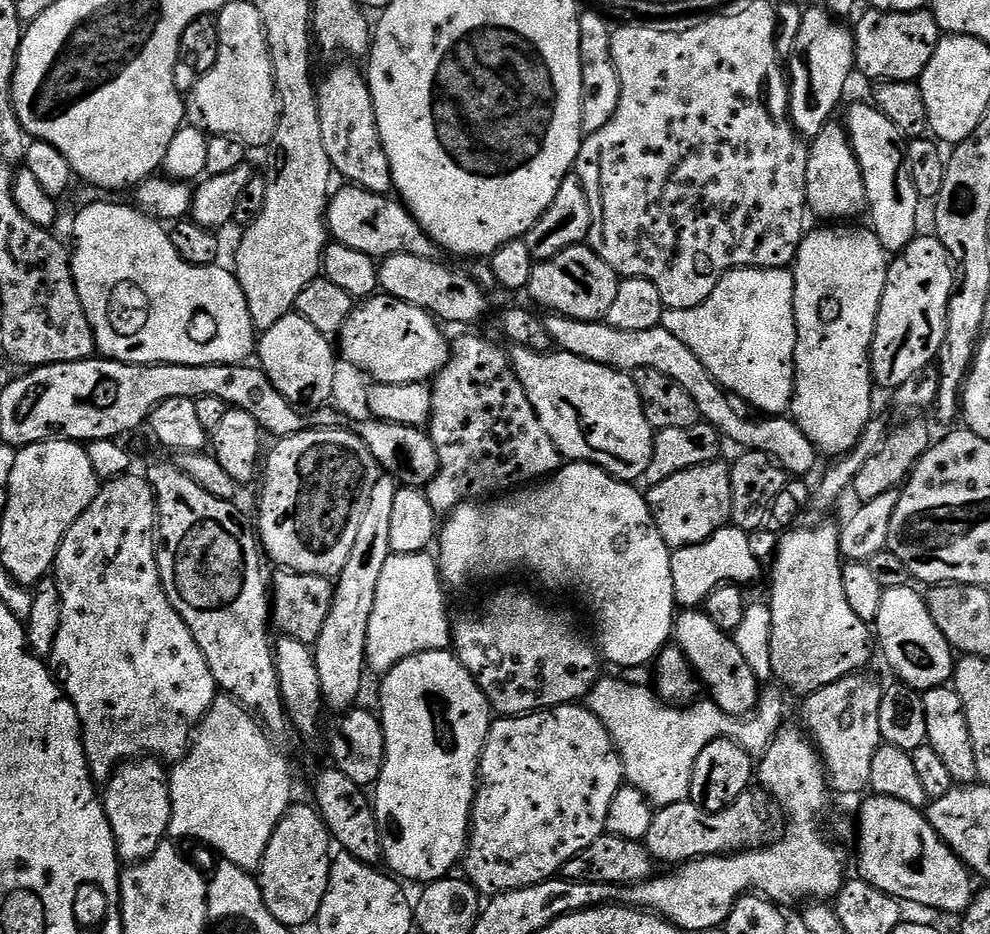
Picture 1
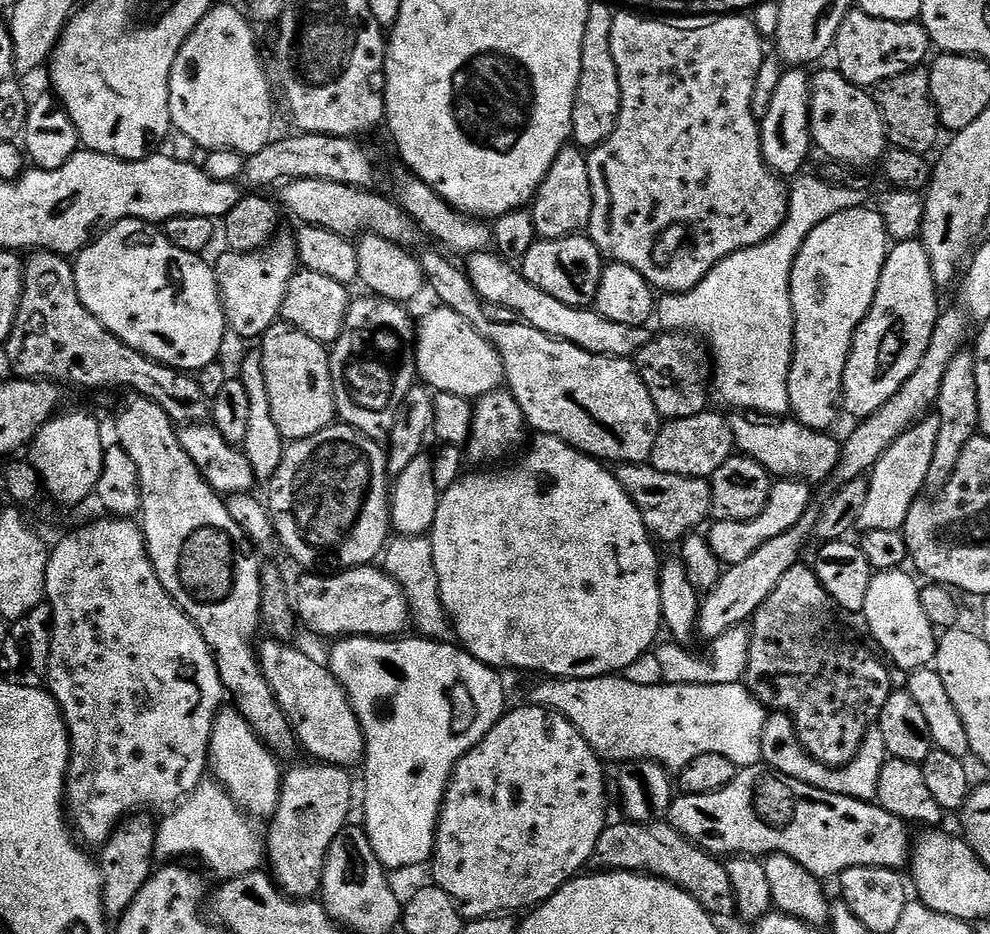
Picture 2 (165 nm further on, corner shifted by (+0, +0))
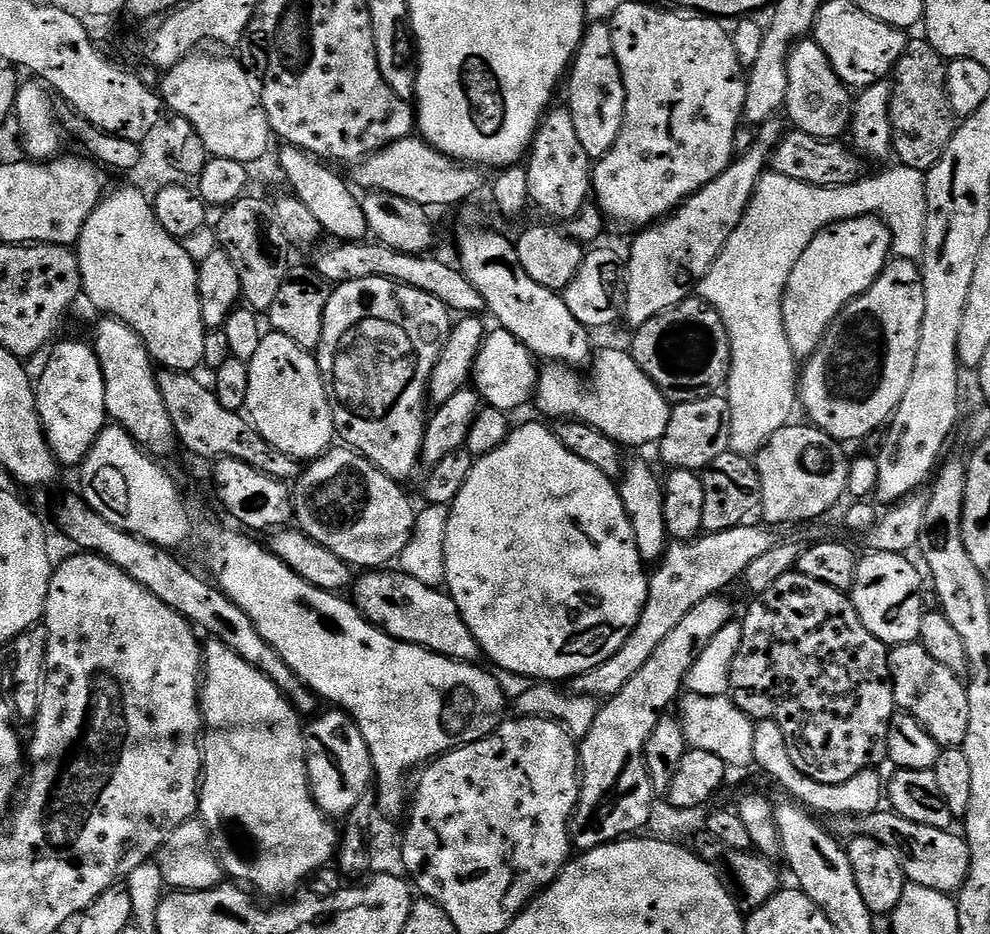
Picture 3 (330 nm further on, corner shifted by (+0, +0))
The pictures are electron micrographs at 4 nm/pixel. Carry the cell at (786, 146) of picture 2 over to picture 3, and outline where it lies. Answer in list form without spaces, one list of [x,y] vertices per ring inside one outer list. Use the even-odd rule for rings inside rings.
[[[773,118],[759,125],[757,132],[760,133],[757,134],[756,141],[749,146],[748,153],[744,157],[741,155],[733,159],[730,167],[722,174],[718,174],[714,182],[702,186],[702,190],[698,190],[691,198],[684,201],[671,216],[643,229],[637,235],[640,237],[633,242],[628,256],[626,252],[626,287],[622,313],[623,319],[625,321],[628,319],[633,329],[641,328],[643,324],[650,322],[650,318],[661,316],[666,310],[689,299],[694,292],[693,285],[706,275],[710,266],[714,266],[718,254],[722,254],[726,242],[730,242],[730,234],[734,234],[738,222],[742,222],[750,198],[769,167],[772,151],[778,146],[782,135],[782,127],[780,128],[778,121],[779,119]]]

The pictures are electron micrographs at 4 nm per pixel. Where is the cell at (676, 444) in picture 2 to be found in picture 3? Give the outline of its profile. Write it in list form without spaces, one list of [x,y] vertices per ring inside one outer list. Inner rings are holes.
[[[724,394],[707,396],[698,402],[673,407],[666,434],[660,439],[658,451],[669,469],[681,468],[700,474],[730,448],[730,406]]]

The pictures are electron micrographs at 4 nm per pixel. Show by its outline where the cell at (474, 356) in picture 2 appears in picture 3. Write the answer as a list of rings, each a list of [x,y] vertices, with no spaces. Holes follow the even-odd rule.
[[[497,327],[495,331],[489,331],[485,335],[484,345],[476,358],[474,388],[487,407],[512,414],[515,413],[515,408],[520,408],[527,400],[529,403],[533,399],[538,379],[538,364],[528,348],[522,346],[518,338],[514,338],[514,334],[502,327]]]

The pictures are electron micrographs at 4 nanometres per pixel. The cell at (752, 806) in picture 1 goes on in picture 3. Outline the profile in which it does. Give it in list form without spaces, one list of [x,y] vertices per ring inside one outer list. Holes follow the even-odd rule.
[[[881,810],[869,816],[841,816],[835,821],[834,832],[837,837],[851,838],[865,836],[882,842],[882,846],[890,846],[894,854],[898,854],[898,862],[902,862],[904,879],[918,886],[929,887],[949,894],[960,891],[966,882],[966,874],[970,870],[970,850],[963,835],[947,828],[922,826],[918,822],[910,822],[891,810]]]

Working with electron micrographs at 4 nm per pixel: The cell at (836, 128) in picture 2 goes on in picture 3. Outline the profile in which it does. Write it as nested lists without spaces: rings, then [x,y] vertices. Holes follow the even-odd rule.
[[[815,38],[796,41],[788,50],[788,85],[783,111],[792,119],[793,129],[810,134],[819,140],[836,142],[849,131],[852,123],[853,93],[834,74],[822,46]]]

